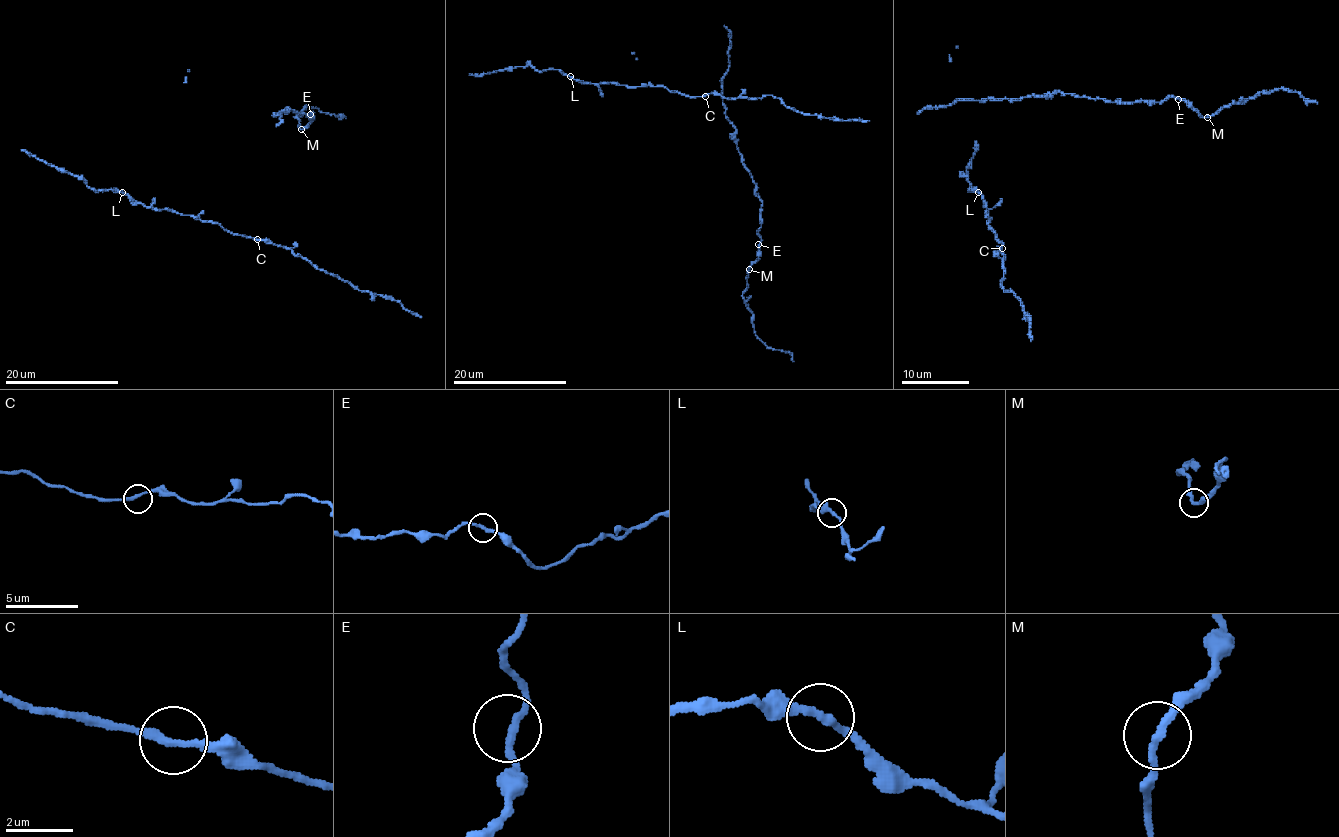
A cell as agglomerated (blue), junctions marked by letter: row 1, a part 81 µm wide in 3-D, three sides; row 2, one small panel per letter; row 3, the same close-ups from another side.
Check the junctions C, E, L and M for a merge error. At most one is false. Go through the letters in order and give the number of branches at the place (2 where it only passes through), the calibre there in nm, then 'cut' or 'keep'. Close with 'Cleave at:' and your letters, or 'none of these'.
C: branches 2; calibre 200 nm; keep
E: branches 2; calibre 220 nm; keep
L: branches 2; calibre 200 nm; keep
M: branches 2; calibre 220 nm; keep
Cleave at: none of these

